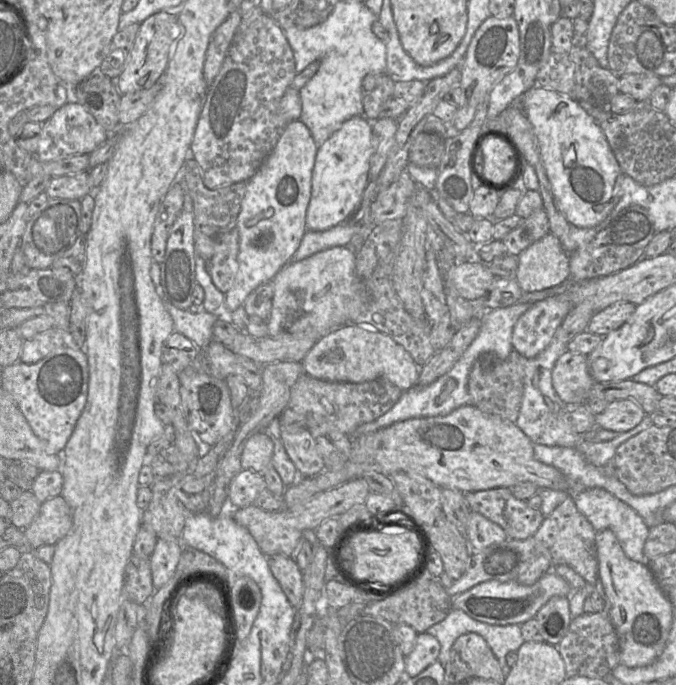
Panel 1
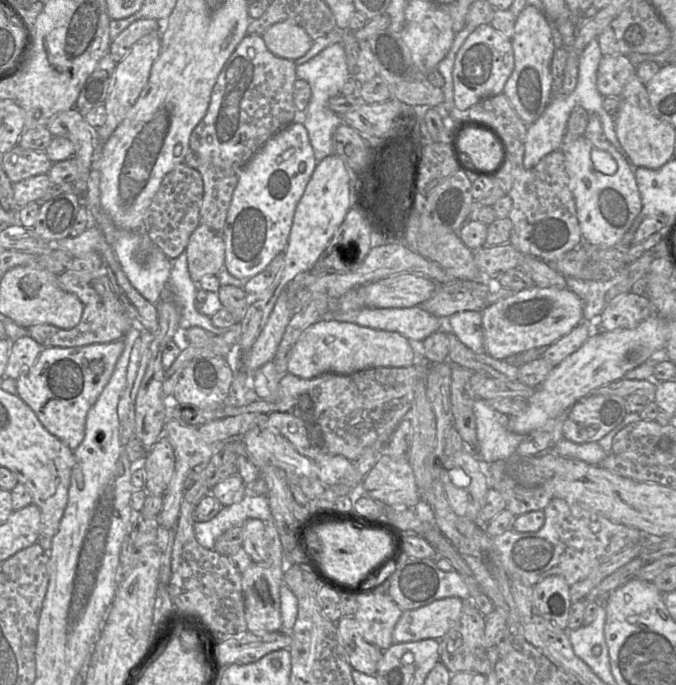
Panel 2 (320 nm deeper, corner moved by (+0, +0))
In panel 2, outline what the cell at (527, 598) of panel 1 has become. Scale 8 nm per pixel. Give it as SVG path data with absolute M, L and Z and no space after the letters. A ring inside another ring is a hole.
M447 597L403 611L393 630L393 643L441 639L459 620L463 608L460 598Z

